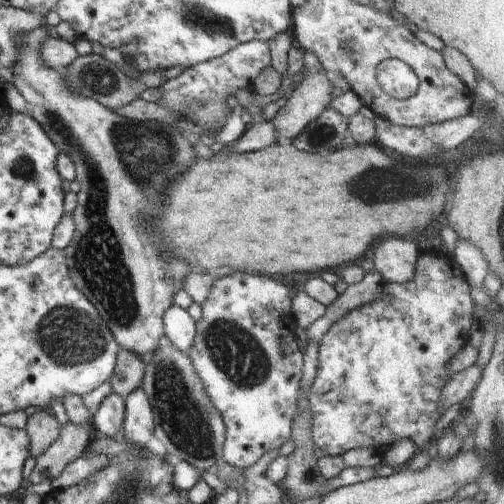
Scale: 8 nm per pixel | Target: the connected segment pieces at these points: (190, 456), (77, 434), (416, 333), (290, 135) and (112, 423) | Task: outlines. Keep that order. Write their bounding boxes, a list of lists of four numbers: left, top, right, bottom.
[[141,336,225,471],[28,421,90,484],[309,250,475,456],[271,52,333,142],[92,392,125,437]]

